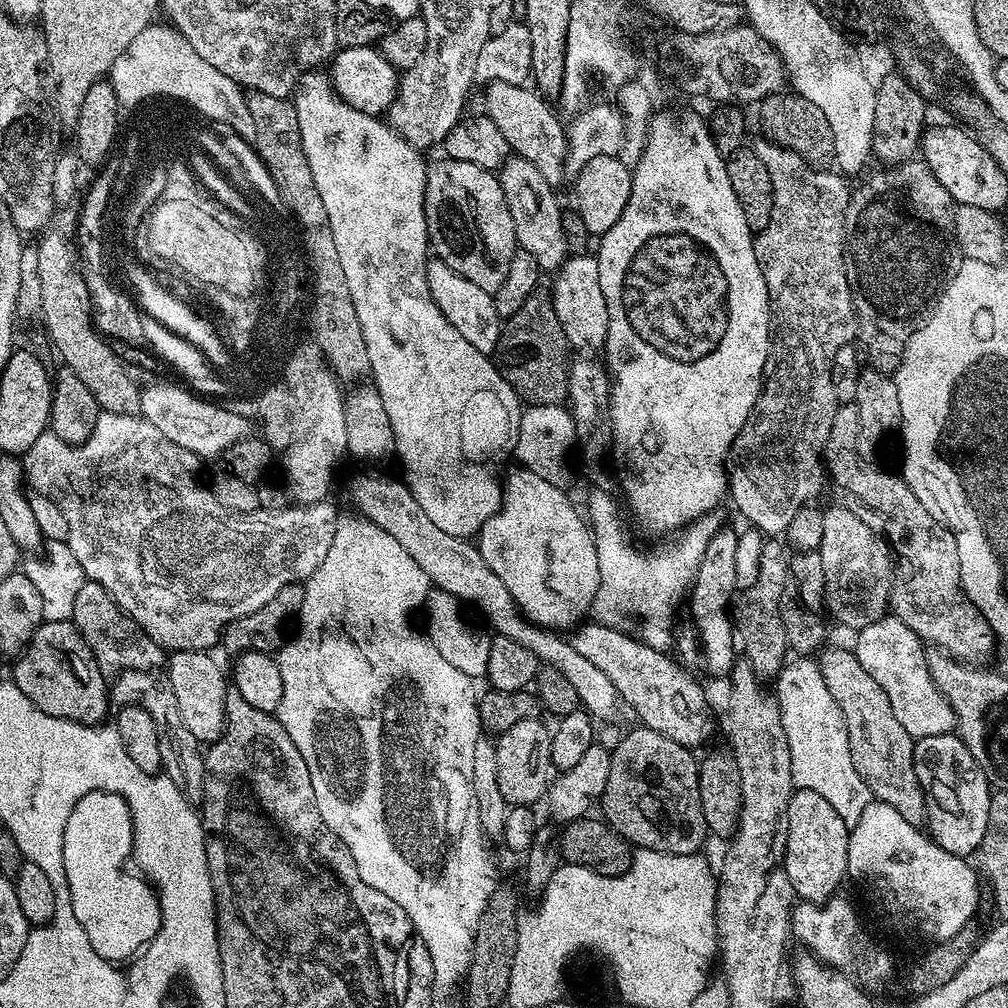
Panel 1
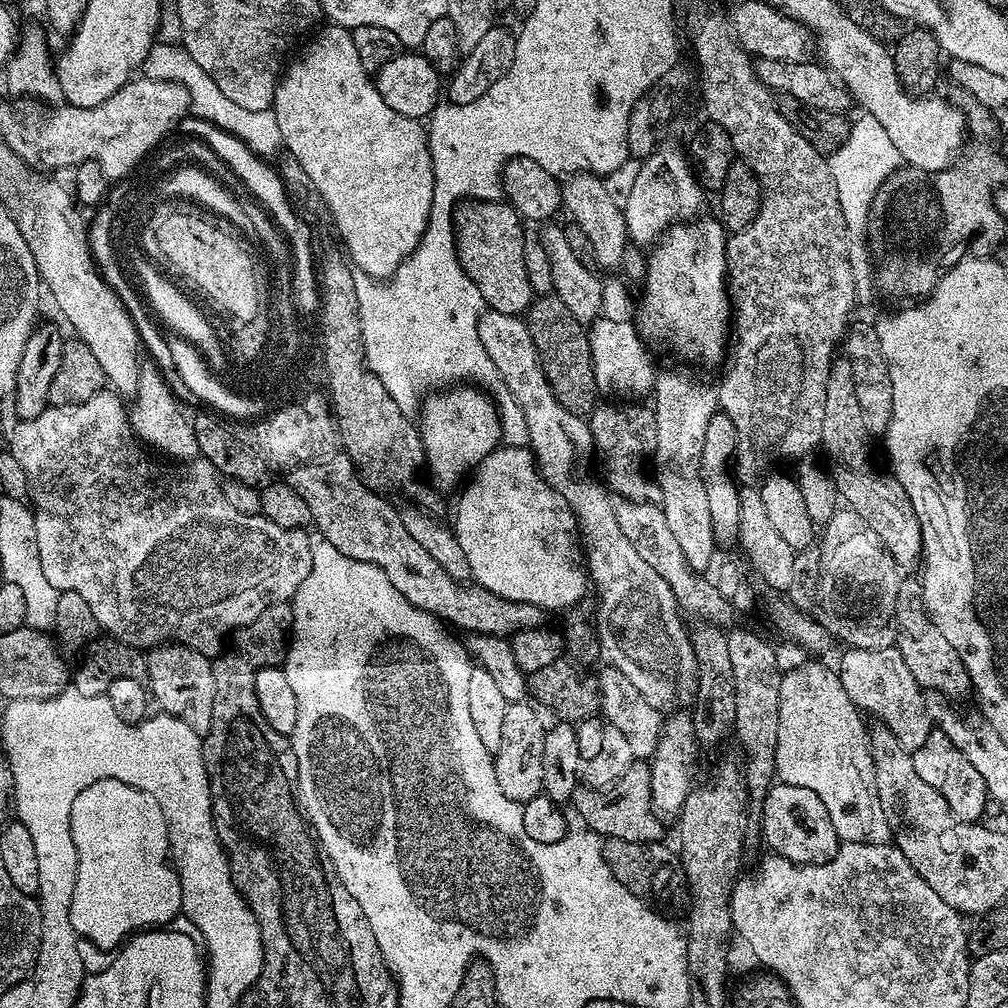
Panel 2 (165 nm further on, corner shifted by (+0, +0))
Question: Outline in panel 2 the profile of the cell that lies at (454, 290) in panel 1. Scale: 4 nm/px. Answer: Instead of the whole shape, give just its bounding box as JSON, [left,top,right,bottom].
[478,310,698,710]

